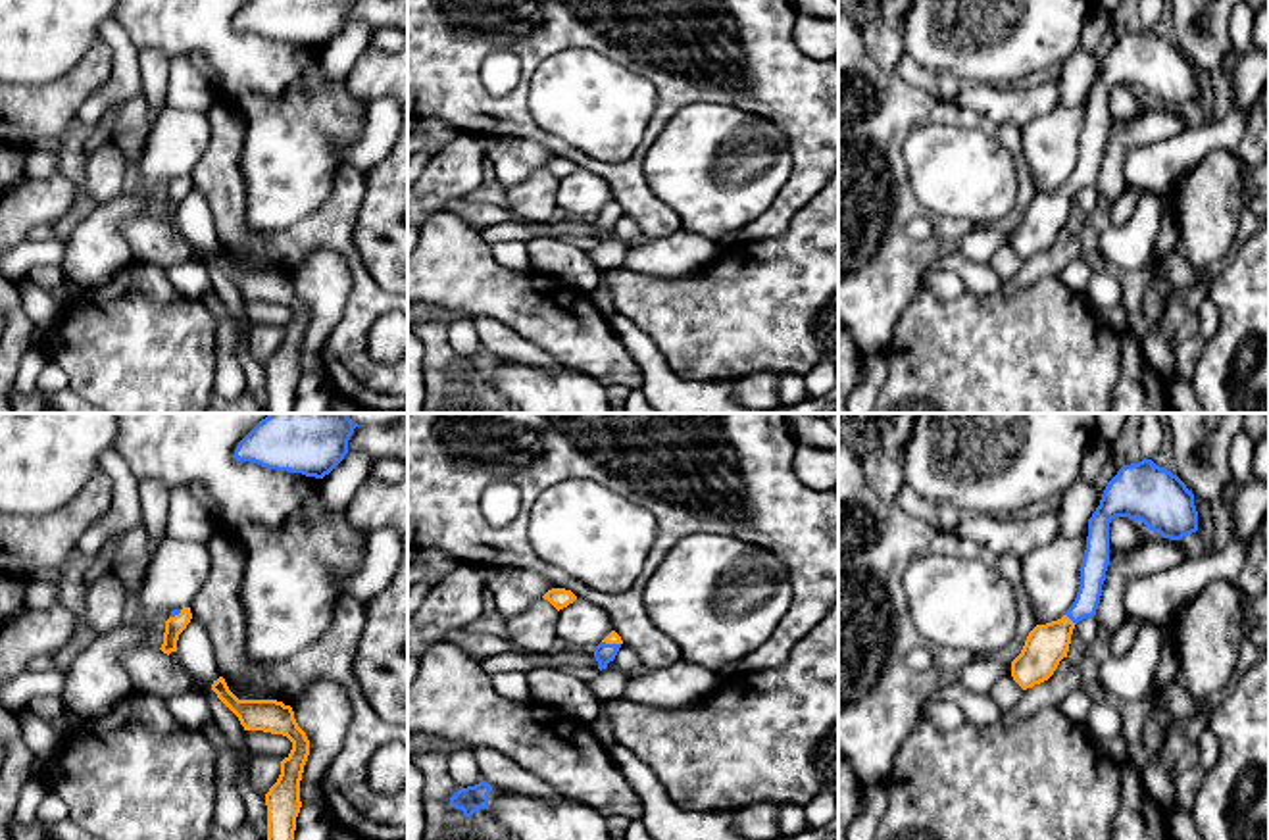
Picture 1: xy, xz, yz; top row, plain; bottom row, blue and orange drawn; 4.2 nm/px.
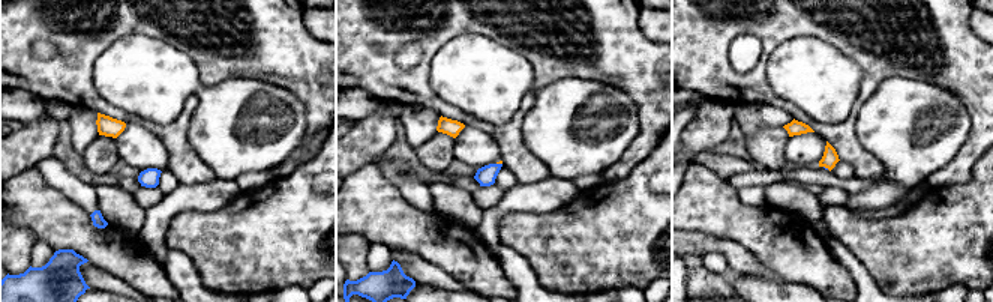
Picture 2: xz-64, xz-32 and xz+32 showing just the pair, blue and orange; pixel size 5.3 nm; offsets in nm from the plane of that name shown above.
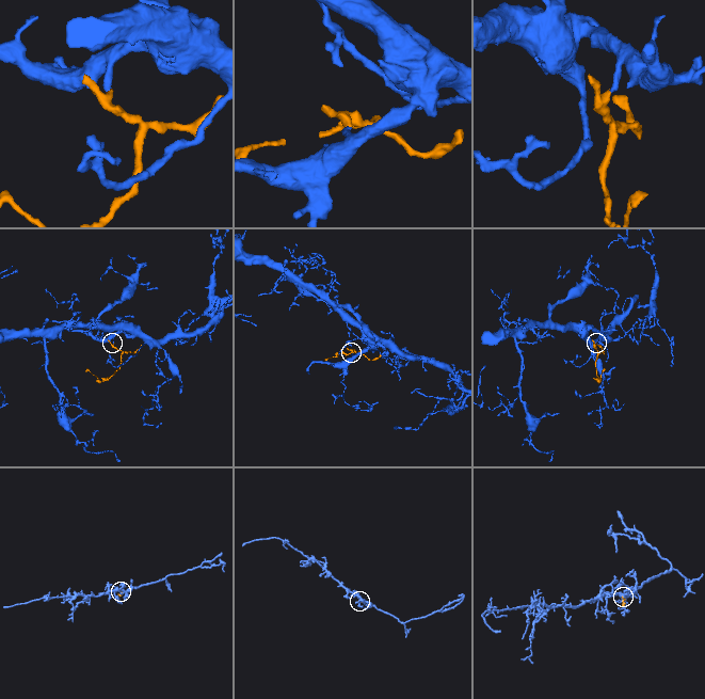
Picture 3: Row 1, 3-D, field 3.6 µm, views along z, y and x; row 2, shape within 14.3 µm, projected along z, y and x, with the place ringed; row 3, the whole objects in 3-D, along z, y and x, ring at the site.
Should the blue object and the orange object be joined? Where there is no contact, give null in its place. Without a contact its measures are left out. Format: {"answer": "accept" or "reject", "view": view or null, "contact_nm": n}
{"answer": "accept", "view": "yz", "contact_nm": 60}

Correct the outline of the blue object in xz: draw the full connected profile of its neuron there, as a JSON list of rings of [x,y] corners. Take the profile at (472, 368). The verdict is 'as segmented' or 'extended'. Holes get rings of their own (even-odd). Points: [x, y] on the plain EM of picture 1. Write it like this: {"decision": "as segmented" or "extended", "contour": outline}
{"decision": "as segmented", "contour": [[[481,350],[475,356],[461,358],[450,367],[450,375],[463,381],[463,386],[471,386],[479,379],[488,377],[490,356]]]}

